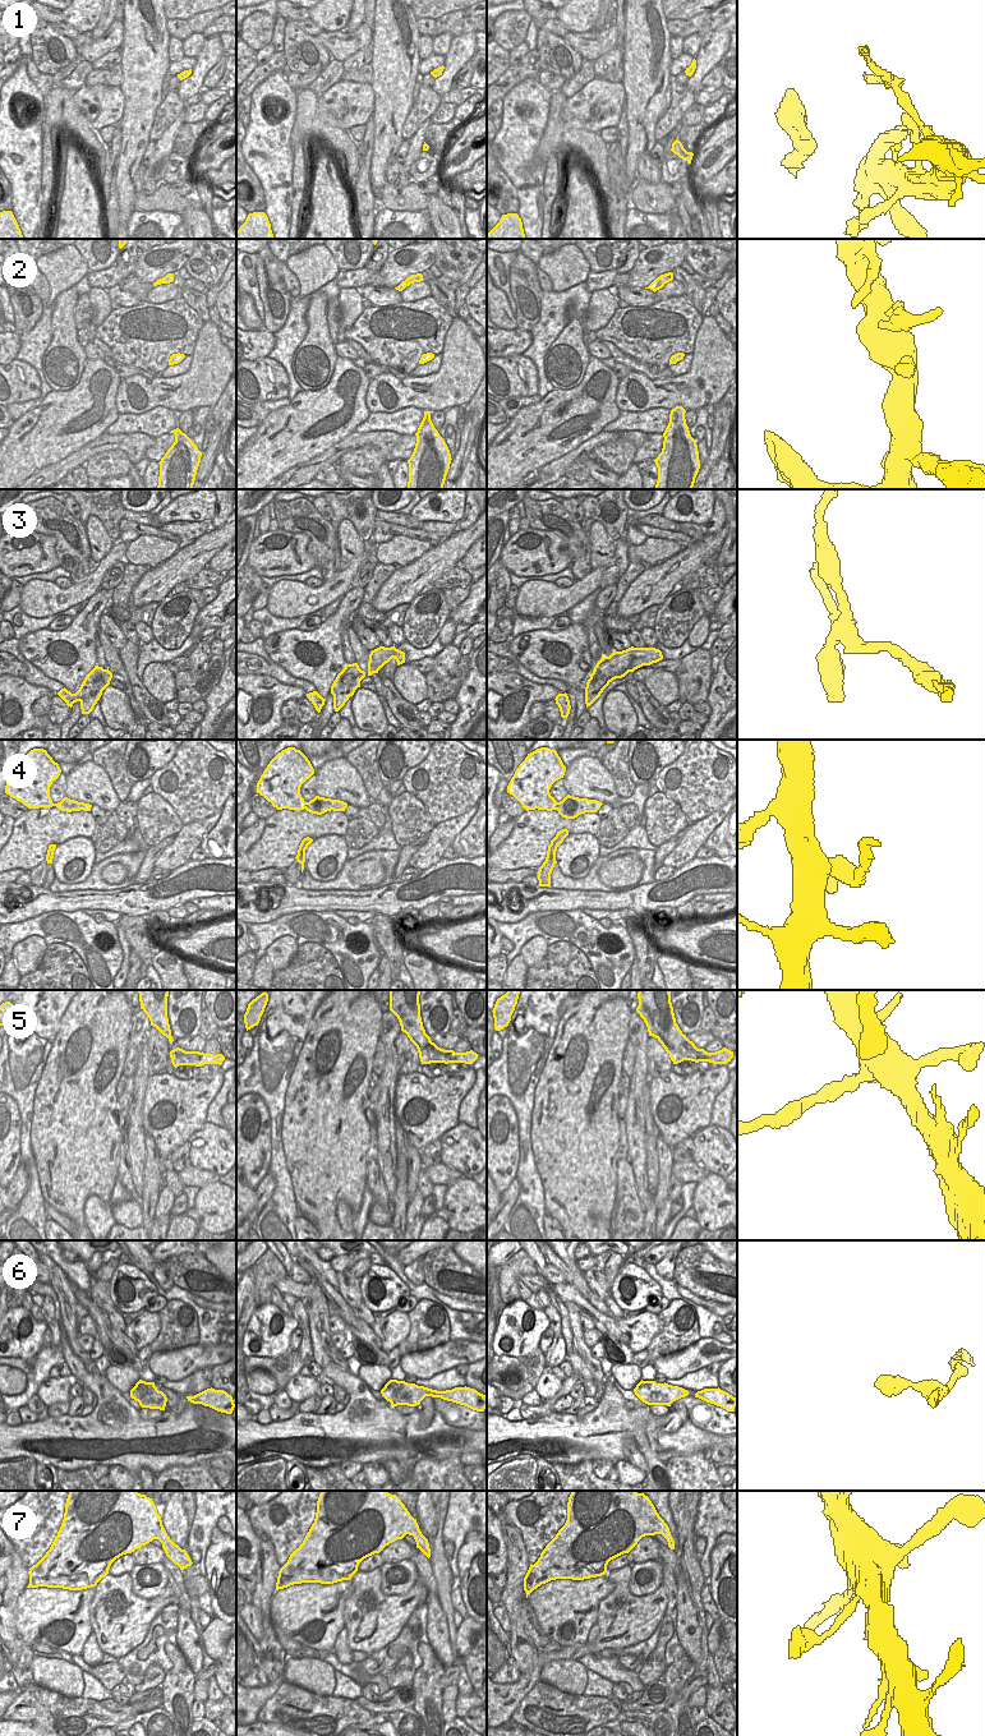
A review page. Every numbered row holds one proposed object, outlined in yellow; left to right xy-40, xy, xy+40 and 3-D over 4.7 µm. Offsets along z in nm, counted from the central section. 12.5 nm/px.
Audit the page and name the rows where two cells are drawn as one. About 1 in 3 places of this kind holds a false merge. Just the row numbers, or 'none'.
1, 3, 4, 5, 7

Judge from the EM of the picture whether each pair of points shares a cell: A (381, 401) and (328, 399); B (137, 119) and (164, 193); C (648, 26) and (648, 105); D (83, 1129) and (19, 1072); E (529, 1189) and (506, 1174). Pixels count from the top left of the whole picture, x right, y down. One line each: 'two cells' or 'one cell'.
A: two cells
B: two cells
C: one cell
D: two cells
E: two cells

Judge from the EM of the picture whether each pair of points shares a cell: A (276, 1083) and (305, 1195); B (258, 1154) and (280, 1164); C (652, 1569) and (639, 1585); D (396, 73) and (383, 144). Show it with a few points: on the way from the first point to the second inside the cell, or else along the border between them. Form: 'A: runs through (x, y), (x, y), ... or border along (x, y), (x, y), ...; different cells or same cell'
A: border along (289, 1081), (285, 1088), (282, 1141); different cells
B: border along (271, 1129), (271, 1161), (267, 1172); different cells
C: runs through (653, 1575), (653, 1579), (645, 1584); same cell
D: runs through (392, 91), (392, 105), (387, 127); same cell

